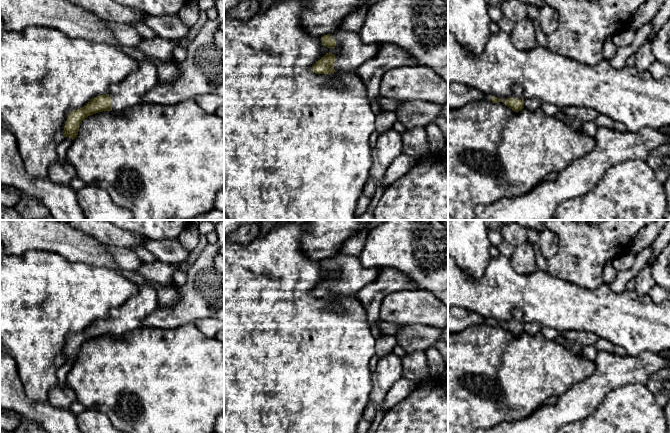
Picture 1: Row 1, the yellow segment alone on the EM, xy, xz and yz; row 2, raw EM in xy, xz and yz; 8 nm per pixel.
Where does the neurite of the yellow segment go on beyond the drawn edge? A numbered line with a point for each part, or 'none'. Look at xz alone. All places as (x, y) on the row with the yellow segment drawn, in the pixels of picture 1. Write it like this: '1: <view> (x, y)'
1: xz (352, 52)

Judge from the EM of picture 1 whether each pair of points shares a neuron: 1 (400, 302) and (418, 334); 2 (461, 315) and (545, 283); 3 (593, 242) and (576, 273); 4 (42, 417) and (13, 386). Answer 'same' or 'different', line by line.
1: different
2: different
3: same
4: same

